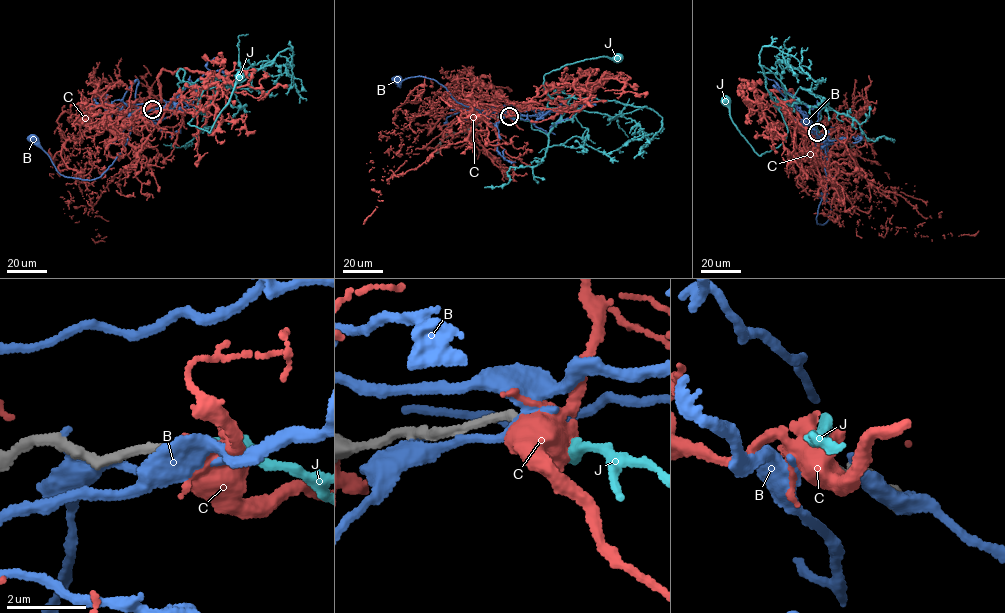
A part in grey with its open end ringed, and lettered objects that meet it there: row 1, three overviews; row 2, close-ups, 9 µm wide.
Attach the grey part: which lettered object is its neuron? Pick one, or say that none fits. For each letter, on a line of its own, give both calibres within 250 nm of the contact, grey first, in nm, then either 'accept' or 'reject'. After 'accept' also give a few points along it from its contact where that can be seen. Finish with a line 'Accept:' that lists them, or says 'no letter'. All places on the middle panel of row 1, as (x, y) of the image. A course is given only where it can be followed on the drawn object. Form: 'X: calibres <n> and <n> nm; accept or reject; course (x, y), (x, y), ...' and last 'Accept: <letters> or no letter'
B: calibres 240 and 320 nm; reject
C: calibres 240 and 440 nm; reject
J: calibres 240 and 200 nm; accept; course (509, 116), (547, 133), (570, 97), (548, 95), (545, 74), (588, 59), (616, 59)
Accept: J

